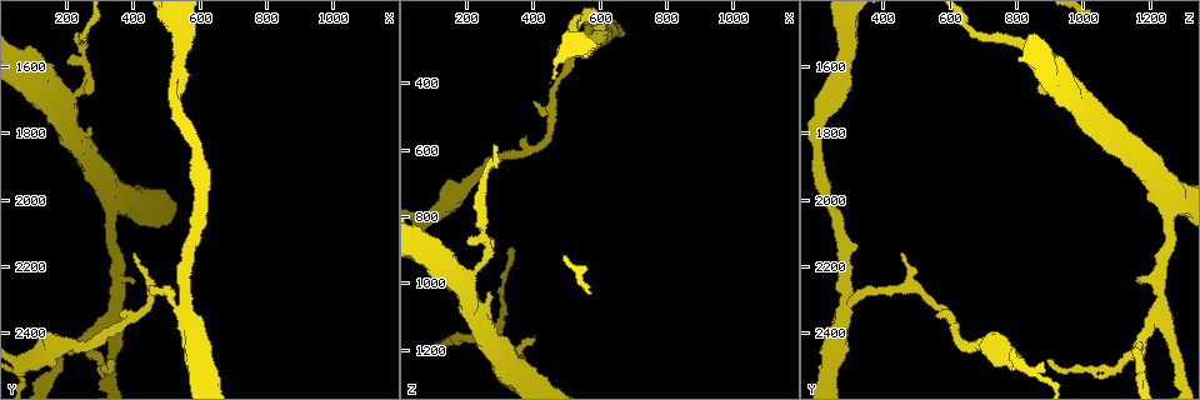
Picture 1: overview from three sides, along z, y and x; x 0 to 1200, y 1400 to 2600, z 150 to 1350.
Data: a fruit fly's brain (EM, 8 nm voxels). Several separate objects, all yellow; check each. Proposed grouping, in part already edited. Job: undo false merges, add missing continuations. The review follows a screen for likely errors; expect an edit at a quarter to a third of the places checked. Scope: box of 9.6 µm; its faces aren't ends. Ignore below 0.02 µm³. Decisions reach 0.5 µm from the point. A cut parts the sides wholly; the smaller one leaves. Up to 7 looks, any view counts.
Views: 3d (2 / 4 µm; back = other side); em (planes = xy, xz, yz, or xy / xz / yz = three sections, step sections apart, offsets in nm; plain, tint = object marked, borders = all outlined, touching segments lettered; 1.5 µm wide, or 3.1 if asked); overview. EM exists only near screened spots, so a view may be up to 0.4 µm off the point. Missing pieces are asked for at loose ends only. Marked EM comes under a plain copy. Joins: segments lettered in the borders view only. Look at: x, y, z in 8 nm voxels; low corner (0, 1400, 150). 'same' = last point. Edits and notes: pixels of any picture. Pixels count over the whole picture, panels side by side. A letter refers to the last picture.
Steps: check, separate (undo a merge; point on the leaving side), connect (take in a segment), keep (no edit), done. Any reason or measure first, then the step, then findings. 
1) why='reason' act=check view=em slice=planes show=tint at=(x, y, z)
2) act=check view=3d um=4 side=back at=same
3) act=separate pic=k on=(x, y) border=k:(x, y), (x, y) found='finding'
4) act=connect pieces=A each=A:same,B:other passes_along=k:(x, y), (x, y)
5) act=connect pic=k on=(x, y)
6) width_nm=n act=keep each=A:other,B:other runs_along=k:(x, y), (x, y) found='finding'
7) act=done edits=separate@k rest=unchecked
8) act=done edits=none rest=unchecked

why='two arms in line, one across' act=check view=em slice=yz step=4 show=borders at=(550, 2330, 290)

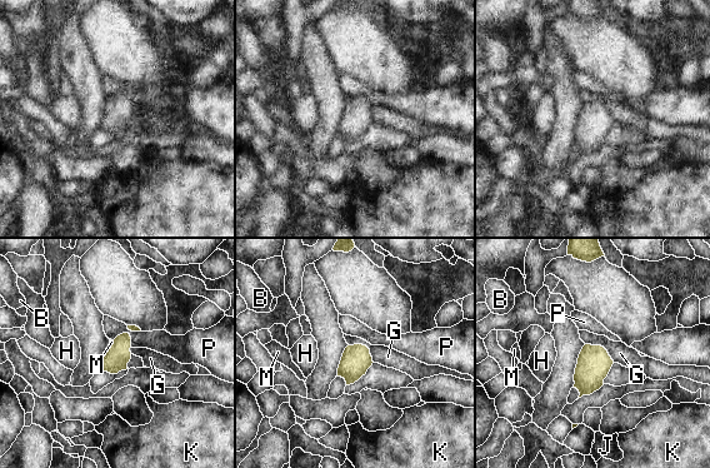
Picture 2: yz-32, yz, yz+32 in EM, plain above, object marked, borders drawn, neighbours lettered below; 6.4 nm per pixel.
act=keep each=B:other,G:other,H:other,J:other,K:other,M:other,P:other found='all the same cell'

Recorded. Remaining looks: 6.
why='branch stops here' act=check view=3d um=4 at=(340, 2480, 900)

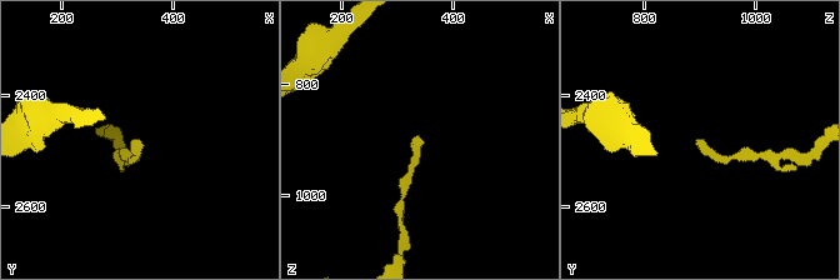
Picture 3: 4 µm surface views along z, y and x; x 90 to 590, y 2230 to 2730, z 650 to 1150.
why='shape alone is not enough' act=check view=em slice=planes show=tint at=(335, 2475, 900)

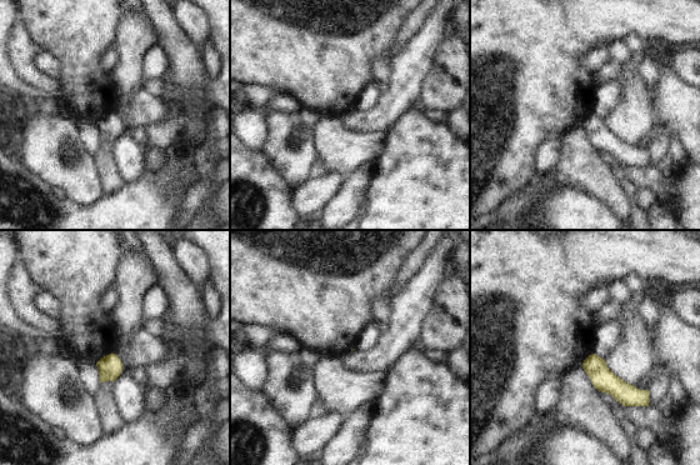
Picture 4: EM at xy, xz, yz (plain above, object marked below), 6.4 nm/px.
why='see the neighbours' act=check view=em slice=planes show=borders at=same

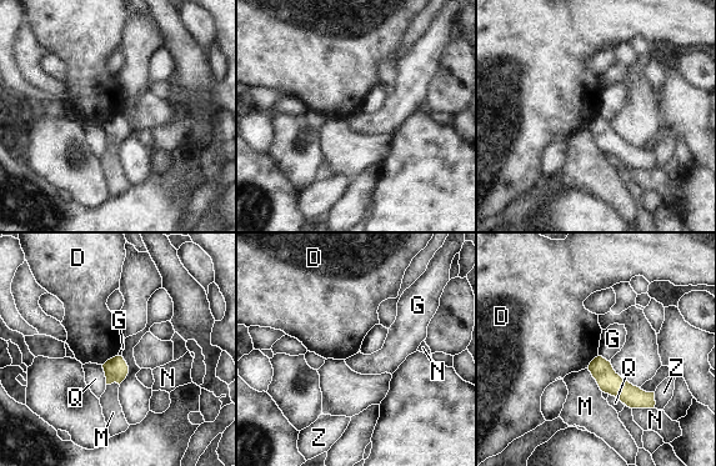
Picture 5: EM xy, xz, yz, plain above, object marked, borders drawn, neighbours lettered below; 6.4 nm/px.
act=keep each=D:other,G:other,M:other,N:other,Q:other,Z:other found='none of them fits'

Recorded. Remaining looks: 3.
why='branch stops here' act=check view=em slice=planes show=tint at=(280, 1680, 890)

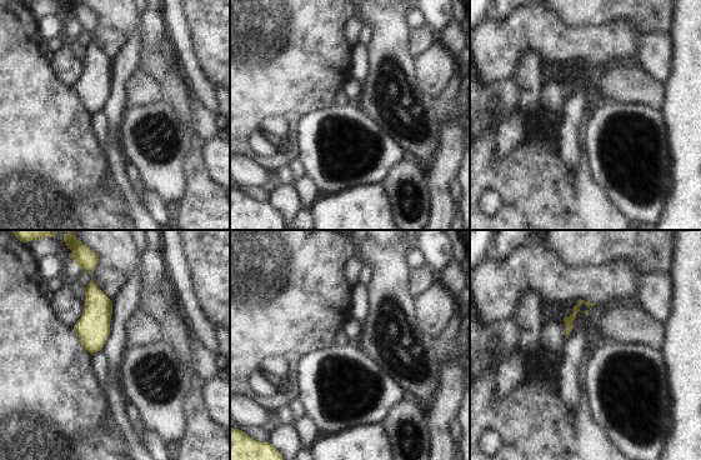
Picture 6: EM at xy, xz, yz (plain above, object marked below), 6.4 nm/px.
why='what lies round it' act=check view=em slice=planes show=borders at=same

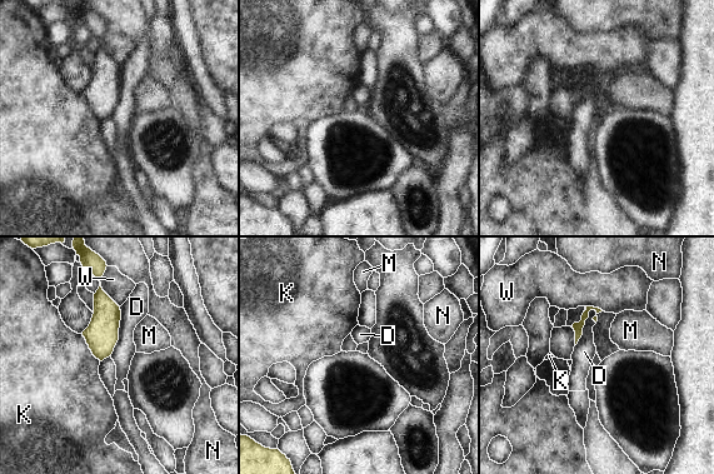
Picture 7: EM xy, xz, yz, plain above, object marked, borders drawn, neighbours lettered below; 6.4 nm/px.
act=keep each=D:other,K:other,M:other,N:other,W:other border=7:(120, 307), (119, 339), (110, 355) found='no lettered segment goes on from it'

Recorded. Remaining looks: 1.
act=done edits=none rest=unchecked

